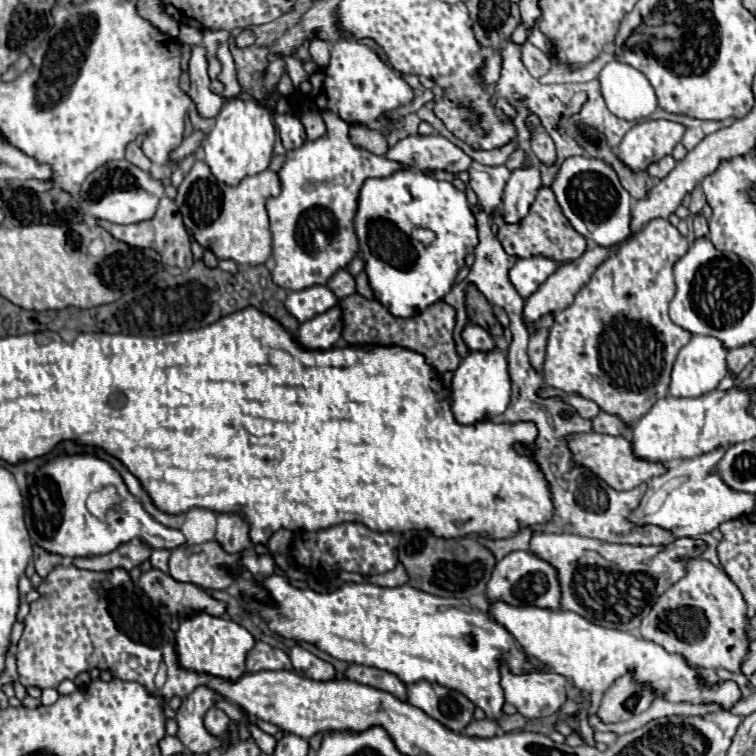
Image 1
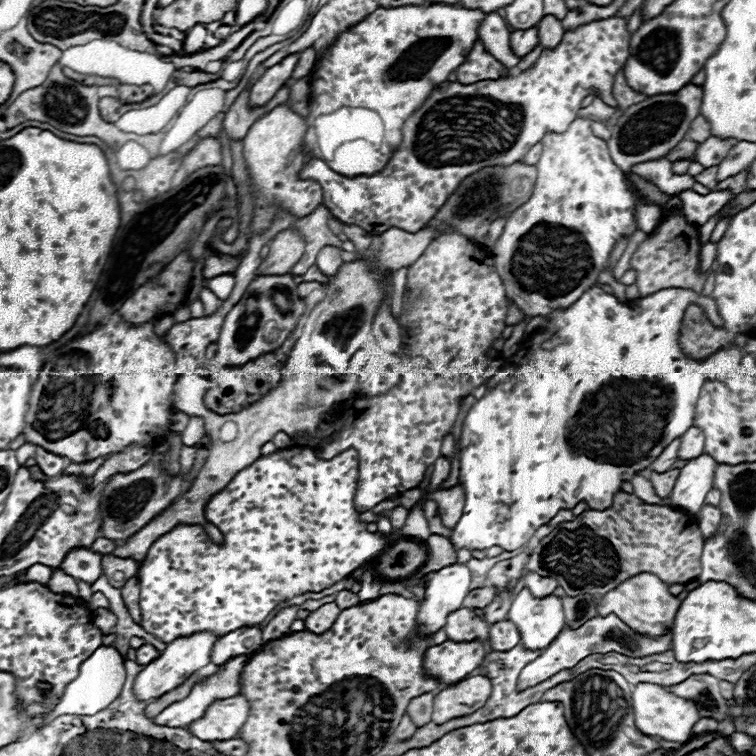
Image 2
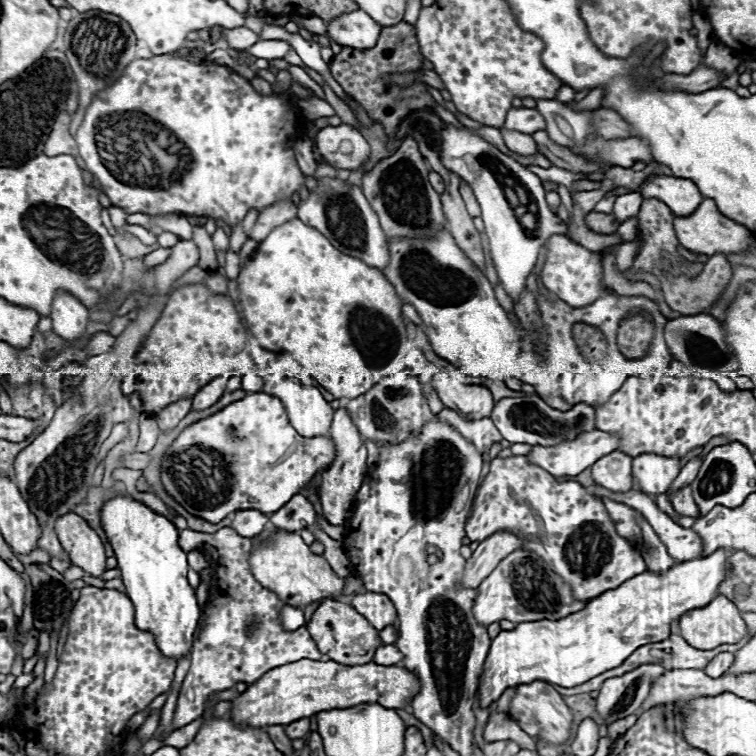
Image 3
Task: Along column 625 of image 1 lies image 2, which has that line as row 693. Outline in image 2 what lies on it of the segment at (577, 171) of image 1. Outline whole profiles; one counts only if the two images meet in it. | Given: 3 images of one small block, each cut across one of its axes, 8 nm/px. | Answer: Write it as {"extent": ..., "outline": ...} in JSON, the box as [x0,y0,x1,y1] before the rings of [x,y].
{"extent":[154,656,250,728],"outline":[[[236,656],[232,660],[228,660],[226,664],[218,666],[218,670],[210,676],[206,676],[204,682],[194,684],[194,688],[190,690],[190,694],[184,700],[178,700],[174,704],[170,704],[168,708],[164,708],[154,722],[160,726],[168,726],[168,728],[188,728],[192,722],[200,720],[204,716],[204,712],[208,710],[210,704],[214,704],[216,700],[224,700],[224,698],[232,698],[240,694],[240,678],[242,678],[242,670],[246,666],[246,662],[250,660],[250,656]]]}

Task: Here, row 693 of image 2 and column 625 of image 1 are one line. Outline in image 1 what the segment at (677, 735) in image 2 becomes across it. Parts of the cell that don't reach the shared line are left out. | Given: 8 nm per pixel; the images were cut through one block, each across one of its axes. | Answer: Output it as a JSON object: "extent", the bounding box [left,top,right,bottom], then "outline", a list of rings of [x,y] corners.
{"extent":[488,600,740,714],"outline":[[[494,600],[488,604],[488,616],[502,624],[516,642],[524,648],[524,652],[538,662],[552,668],[552,672],[566,676],[580,690],[588,690],[592,694],[590,714],[596,712],[604,692],[614,684],[616,678],[634,670],[634,678],[638,682],[650,684],[658,694],[664,694],[670,702],[718,702],[722,708],[732,708],[740,700],[740,688],[734,682],[722,682],[714,688],[702,684],[698,680],[698,672],[688,666],[688,662],[678,654],[668,654],[662,646],[638,640],[630,632],[604,628],[592,624],[590,620],[578,616],[570,610],[550,610],[550,608],[514,608],[502,600]]]}

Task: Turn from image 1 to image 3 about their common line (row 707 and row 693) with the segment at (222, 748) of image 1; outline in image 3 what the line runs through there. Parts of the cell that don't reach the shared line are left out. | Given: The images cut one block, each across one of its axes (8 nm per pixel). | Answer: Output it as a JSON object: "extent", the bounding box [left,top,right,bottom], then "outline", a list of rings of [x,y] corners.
{"extent":[172,528,326,728],"outline":[[[222,528],[214,534],[200,534],[194,530],[182,530],[180,540],[198,540],[198,548],[206,550],[212,558],[212,570],[214,570],[214,594],[210,604],[204,608],[204,622],[200,624],[200,634],[194,640],[191,648],[191,664],[174,712],[172,728],[182,728],[196,720],[202,710],[204,702],[210,694],[228,690],[236,682],[252,684],[262,674],[266,674],[272,668],[292,664],[298,660],[326,660],[306,632],[306,628],[300,630],[284,630],[282,626],[282,608],[284,600],[280,600],[274,592],[258,584],[258,580],[252,576],[248,558],[254,550],[254,540],[268,540],[278,534],[278,528],[264,530],[256,538],[244,538],[236,534],[232,528]]]}

